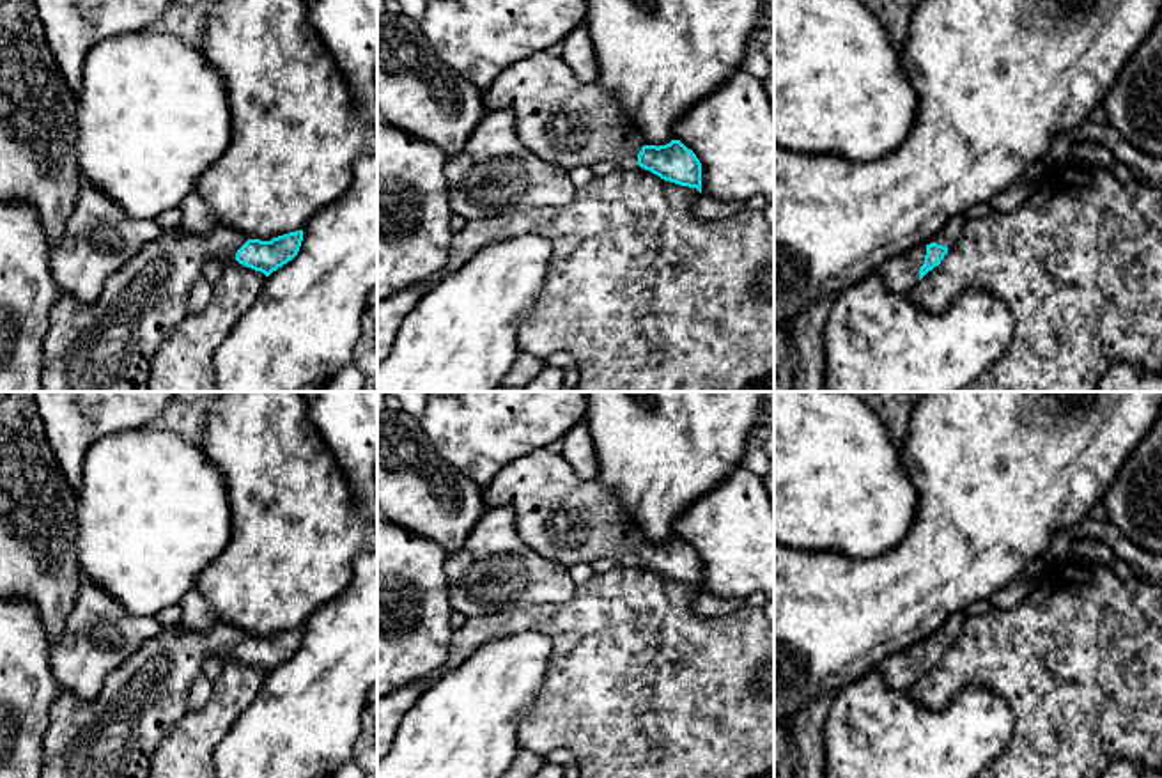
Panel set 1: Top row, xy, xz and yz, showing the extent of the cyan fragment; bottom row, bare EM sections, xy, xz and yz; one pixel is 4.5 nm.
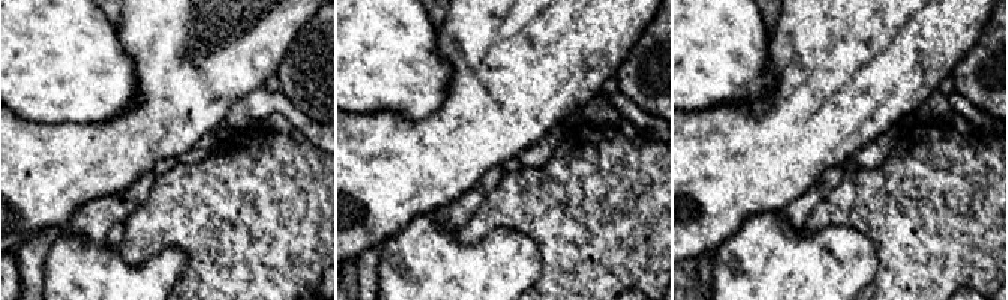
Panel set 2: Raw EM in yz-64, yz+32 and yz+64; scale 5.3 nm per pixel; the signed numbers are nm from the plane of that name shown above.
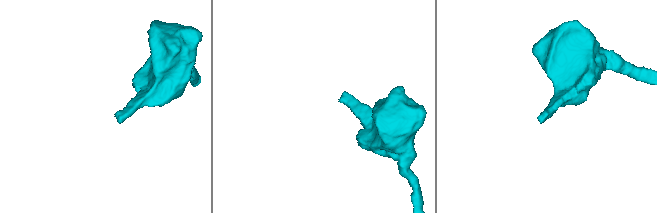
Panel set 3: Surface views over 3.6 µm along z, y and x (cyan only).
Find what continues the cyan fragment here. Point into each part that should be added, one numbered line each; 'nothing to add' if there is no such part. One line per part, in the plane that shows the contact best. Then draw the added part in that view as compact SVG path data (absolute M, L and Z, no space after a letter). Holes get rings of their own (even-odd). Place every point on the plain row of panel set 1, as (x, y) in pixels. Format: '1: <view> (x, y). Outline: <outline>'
1: yz (900, 670). Outline: M919 642L907 650L884 657L875 670L882 681L896 691L909 691L919 677L919 665L925 661L926 642Z

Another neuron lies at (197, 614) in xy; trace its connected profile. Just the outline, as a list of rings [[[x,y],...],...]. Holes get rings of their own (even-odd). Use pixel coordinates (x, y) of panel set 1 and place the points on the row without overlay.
[[[193,587],[181,601],[181,624],[193,631],[209,631],[220,622],[218,613]]]

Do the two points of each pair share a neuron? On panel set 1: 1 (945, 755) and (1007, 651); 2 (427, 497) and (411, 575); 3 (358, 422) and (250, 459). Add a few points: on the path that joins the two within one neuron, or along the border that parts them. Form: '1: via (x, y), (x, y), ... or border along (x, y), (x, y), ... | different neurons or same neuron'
1: border along (945, 706), (964, 688), (985, 688), (1014, 718) | different neurons
2: border along (395, 523), (438, 543), (449, 553) | different neurons
3: border along (307, 410), (314, 427), (344, 470) | different neurons

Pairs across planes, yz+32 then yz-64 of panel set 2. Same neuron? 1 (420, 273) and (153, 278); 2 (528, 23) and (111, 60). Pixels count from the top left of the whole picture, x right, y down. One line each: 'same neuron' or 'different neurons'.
1: same neuron
2: different neurons

